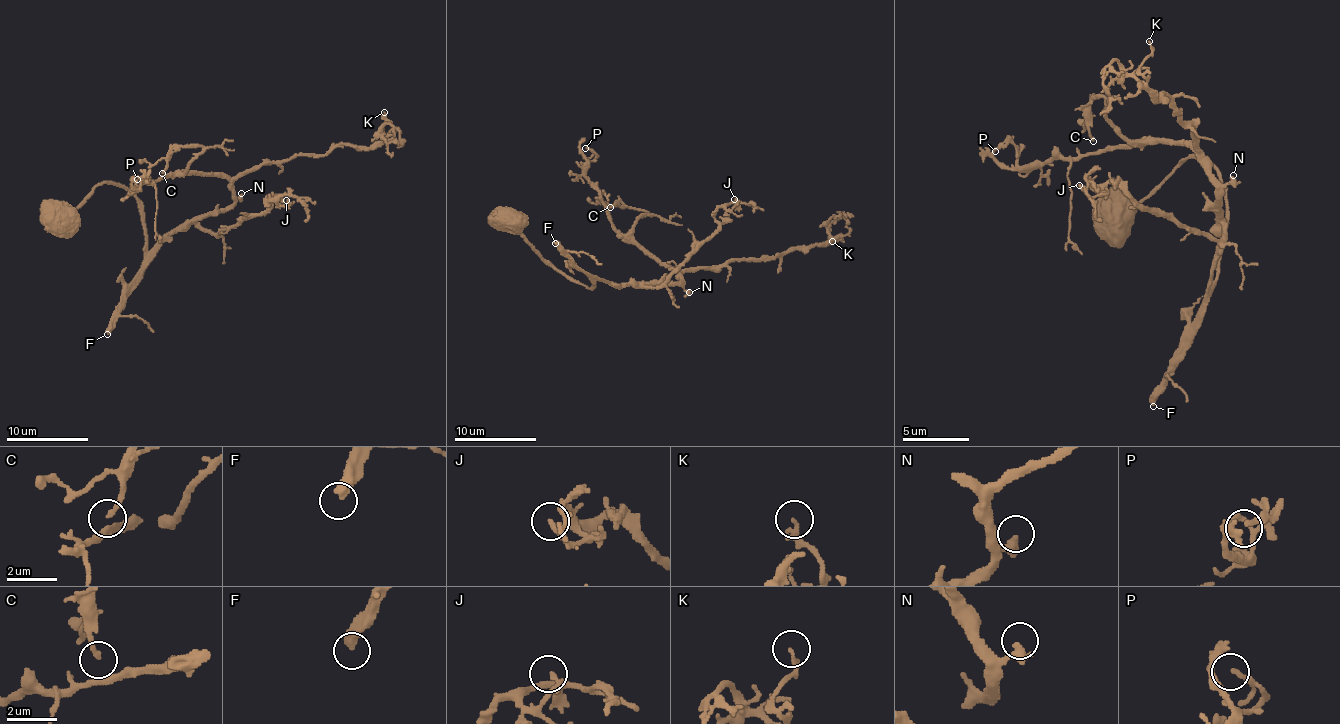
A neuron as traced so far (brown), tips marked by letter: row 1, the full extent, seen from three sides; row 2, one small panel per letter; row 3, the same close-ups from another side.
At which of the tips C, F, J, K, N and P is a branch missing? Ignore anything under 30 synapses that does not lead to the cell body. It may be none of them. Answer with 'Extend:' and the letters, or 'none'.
Extend: F

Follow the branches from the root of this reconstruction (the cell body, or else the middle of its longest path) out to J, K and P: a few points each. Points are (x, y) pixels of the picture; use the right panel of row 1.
J: (1123, 222), (1203, 158), (1226, 202), (1220, 269), (1223, 225), (1193, 235), (1116, 185), (1079, 185)
K: (1123, 222), (1180, 161), (1203, 158), (1226, 202), (1220, 269), (1216, 178), (1193, 128), (1146, 84), (1149, 41)
P: (1123, 222), (1203, 158), (1226, 202), (1220, 269), (1216, 178), (1193, 145), (1039, 165), (1012, 141), (995, 151)

